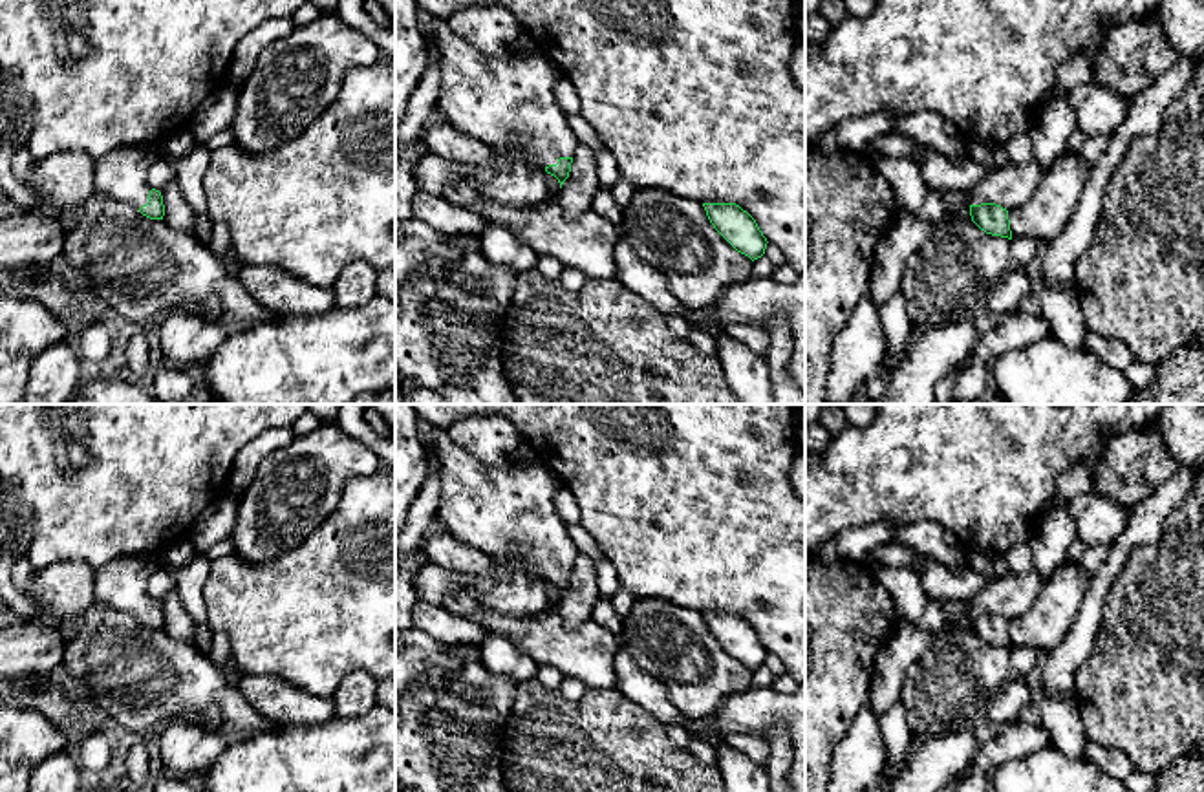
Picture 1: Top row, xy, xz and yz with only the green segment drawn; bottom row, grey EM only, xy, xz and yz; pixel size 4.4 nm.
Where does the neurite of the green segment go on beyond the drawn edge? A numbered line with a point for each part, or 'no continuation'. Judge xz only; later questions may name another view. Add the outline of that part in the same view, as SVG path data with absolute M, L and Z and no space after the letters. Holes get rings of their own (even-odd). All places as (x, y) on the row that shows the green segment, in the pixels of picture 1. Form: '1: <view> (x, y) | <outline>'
1: xz (509, 105) | M437 18L434 26L441 91L437 104L457 132L489 144L494 152L521 152L532 168L556 165L560 157L573 157L578 139L567 124L565 112L554 97L554 84L562 71L543 55L518 55L503 60L481 53L461 40Z

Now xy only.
1: xy (121, 174) | M159 144L124 146L95 159L93 190L121 203L141 209L148 203L152 187L148 168L159 159Z

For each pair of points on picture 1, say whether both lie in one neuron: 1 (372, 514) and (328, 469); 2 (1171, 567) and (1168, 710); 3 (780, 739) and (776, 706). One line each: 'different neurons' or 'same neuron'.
1: different neurons
2: same neuron
3: different neurons

